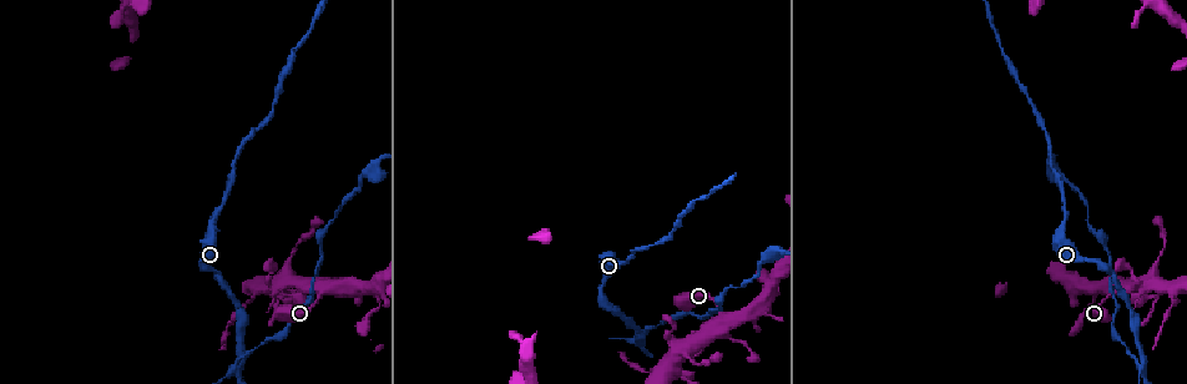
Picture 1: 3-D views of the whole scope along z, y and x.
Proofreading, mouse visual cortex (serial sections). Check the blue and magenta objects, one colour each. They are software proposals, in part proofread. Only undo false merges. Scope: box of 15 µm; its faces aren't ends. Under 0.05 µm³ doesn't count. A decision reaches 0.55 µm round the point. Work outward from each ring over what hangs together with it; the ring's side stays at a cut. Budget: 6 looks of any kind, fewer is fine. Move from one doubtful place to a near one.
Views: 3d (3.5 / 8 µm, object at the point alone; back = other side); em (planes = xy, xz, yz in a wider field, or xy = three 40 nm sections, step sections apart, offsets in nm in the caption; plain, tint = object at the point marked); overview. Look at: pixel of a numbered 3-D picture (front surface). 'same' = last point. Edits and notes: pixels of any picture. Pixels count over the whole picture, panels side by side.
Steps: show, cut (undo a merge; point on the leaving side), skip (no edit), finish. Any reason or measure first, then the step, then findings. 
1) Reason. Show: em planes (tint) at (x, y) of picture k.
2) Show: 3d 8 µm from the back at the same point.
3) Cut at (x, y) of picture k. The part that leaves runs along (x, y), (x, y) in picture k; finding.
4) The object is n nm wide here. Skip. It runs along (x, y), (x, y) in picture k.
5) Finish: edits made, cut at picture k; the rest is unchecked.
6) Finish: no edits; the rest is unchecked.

Four arms meet. Show: 3d 3.5 µm at (1145, 359) of picture 1.

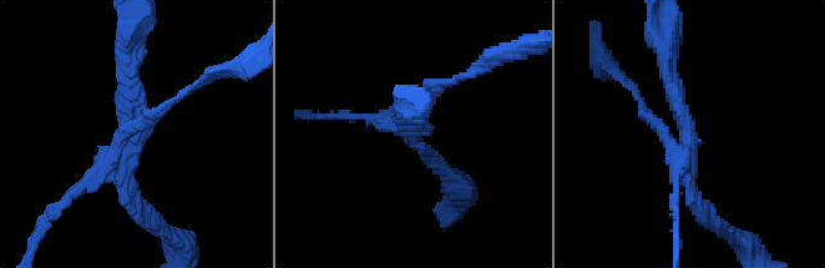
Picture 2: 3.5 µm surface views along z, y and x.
Show: em xy step 3 (tint) at (692, 142) of picture 2.

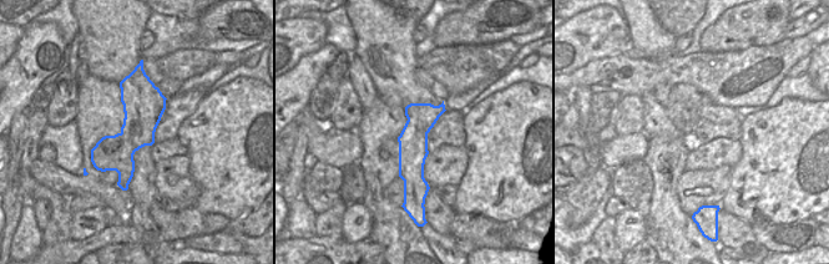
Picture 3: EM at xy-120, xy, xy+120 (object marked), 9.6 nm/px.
The object is 280 nm wide here. Cut at (66, 198) of picture 2. The part that leaves runs along (111, 152), (126, 129), (195, 86) in picture 2; a second cell is stuck on.

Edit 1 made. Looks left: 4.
Thin neck. Show: 3d 8 µm at (720, 319) of picture 1.

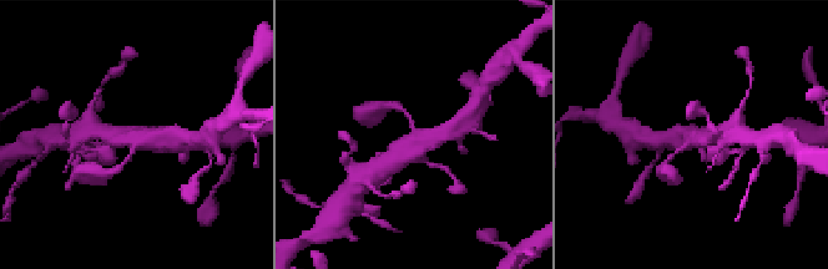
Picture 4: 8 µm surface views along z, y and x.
Need the tissue. Show: em xy step 5 (tint) at (412, 143) of picture 4.

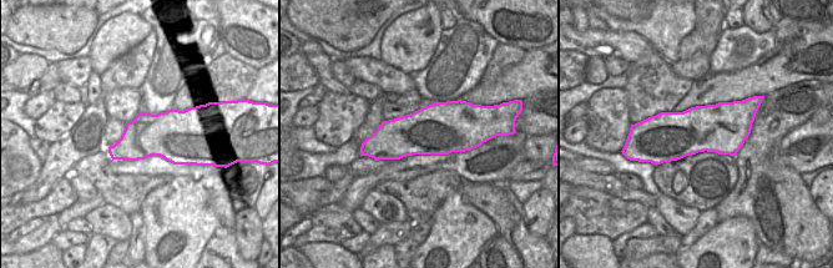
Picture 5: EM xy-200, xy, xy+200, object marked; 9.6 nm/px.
Skip. It runs along (670, 158), (690, 141), (718, 133) in picture 4; one cell here.

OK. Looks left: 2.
Show: 3d 3.5 µm at (1175, 291) of picture 1.

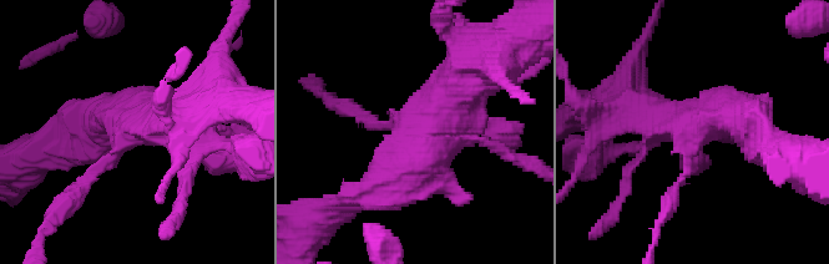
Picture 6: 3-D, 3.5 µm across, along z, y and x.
Need the tissue. Show: em xy step 2 (tint) at (689, 128) of picture 6.

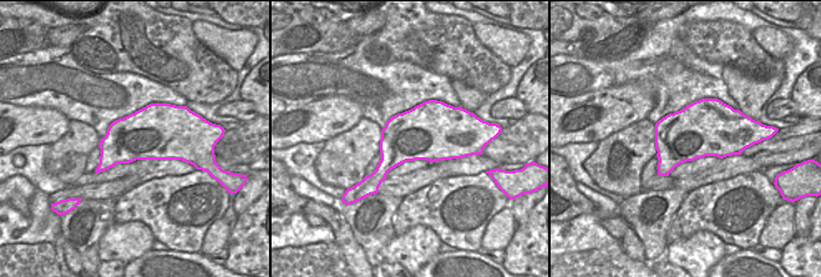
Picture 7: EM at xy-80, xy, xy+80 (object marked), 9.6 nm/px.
Skip. It runs along (473, 71), (373, 177) in picture 6; one cell here.

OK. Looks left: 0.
Finish: edits made, cut at picture 2; the rest is unchecked.

